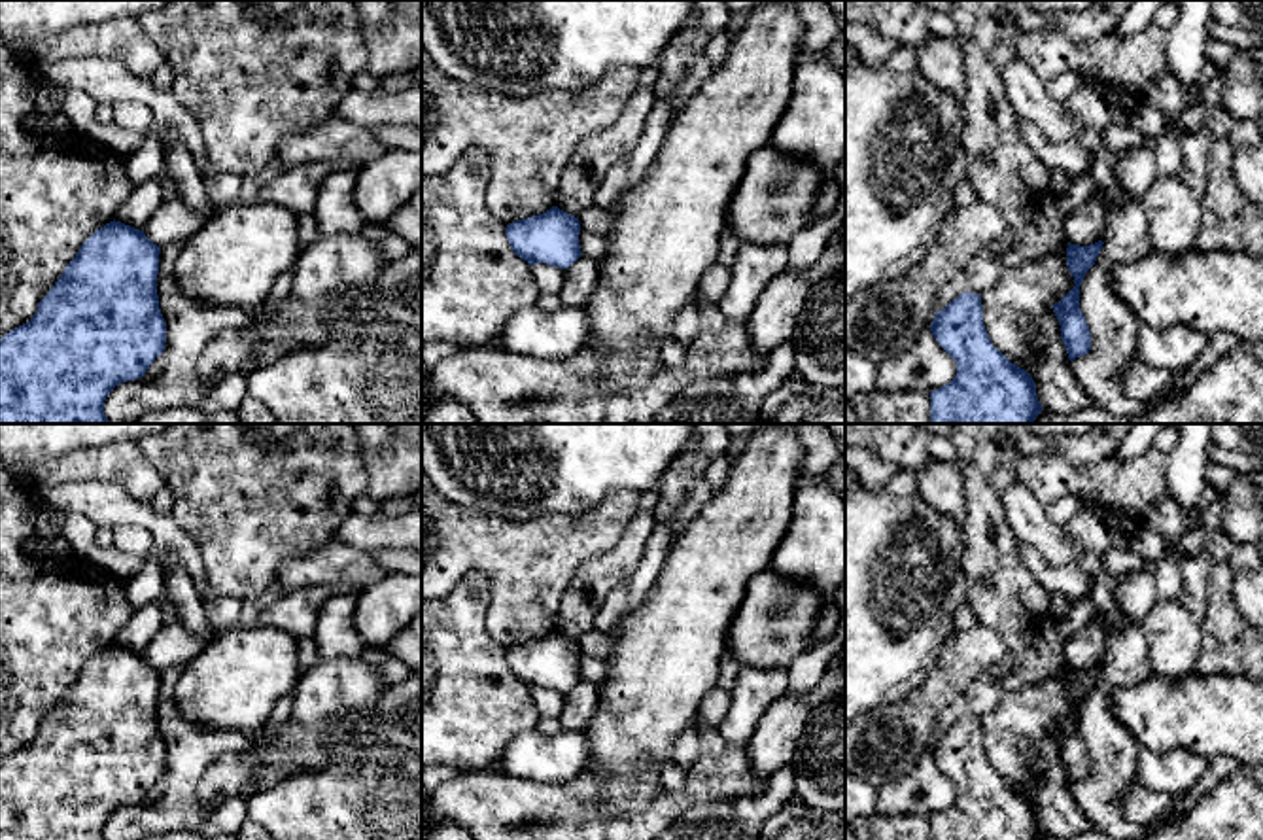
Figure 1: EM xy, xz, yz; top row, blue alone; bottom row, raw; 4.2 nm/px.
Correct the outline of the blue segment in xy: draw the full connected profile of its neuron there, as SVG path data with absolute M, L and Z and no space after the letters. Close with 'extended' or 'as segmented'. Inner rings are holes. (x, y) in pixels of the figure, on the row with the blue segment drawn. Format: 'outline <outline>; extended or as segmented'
outline M115 219L81 244L36 314L0 339L0 424L112 424L104 414L110 392L142 378L164 352L159 254L144 231Z; as segmented

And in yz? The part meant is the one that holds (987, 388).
outline M960 293L936 312L930 331L957 361L955 378L930 392L930 424L1034 424L1044 411L1034 380L993 346L981 295Z; as segmented

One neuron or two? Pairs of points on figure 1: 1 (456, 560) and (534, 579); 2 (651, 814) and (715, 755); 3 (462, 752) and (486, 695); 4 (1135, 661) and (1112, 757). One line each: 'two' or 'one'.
1: one
2: one
3: one
4: one

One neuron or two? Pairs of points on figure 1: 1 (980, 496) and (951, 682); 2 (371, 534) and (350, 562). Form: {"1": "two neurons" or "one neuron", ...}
{"1": "two neurons", "2": "two neurons"}

